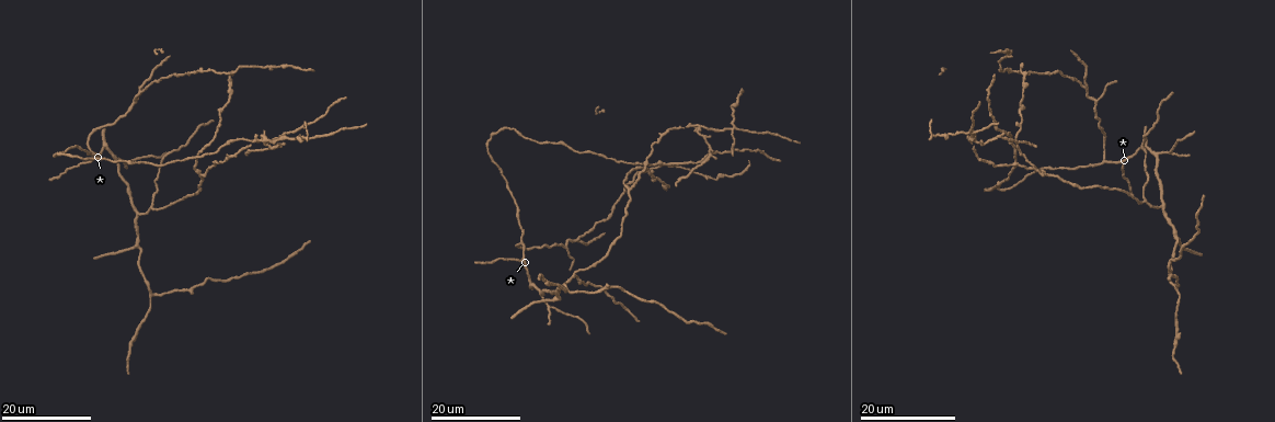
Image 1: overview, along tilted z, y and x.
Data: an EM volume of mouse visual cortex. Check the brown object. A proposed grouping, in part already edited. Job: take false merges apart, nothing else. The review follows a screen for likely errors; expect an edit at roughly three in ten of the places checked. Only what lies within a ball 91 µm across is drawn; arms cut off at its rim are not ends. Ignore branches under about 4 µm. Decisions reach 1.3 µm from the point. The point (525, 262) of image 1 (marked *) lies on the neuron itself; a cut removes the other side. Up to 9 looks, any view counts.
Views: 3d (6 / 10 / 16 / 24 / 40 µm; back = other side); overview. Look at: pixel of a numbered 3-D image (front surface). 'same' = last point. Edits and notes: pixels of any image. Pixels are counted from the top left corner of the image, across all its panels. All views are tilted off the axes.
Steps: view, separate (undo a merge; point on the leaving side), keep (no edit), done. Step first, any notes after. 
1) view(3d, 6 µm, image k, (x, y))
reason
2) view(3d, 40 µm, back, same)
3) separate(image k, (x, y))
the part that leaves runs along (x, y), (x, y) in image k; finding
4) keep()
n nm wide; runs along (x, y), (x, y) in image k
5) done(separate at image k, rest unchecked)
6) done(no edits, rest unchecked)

view(3d, 16 µm, image 1, (579, 270))
sudden change in width

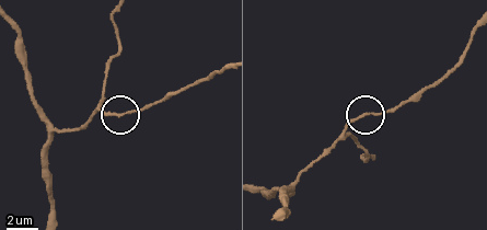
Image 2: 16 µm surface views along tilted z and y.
view(3d, 10 µm, image 2, (111, 112))
closer look

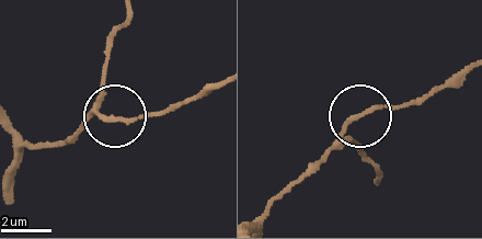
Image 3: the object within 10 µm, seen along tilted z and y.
view(3d, 6 µm, image 3, (359, 115))

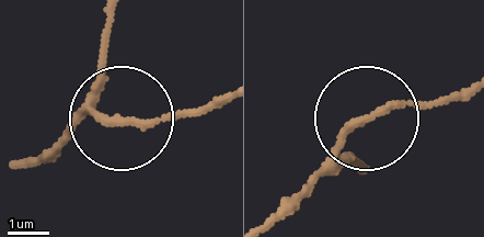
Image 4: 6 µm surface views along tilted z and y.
keep()
runs along (26, 161), (99, 115), (176, 119), (215, 106) in image 4; all the same neuron

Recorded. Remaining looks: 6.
view(3d, 24 µm, image 1, (151, 295))
a fork

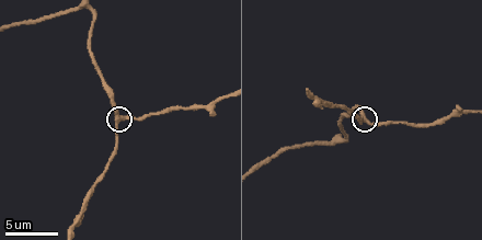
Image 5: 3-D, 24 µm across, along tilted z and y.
view(3d, 10 µm, image 5, (119, 119))

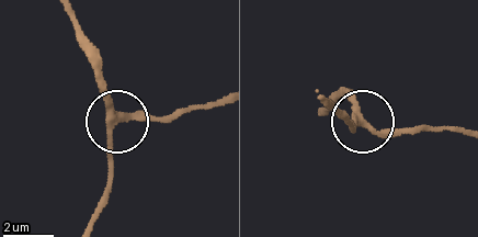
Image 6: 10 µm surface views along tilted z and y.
keep()
3 arms; runs along (71, 21), (113, 119), (110, 200) in image 6; all the same neuron

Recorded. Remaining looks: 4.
view(3d, 16 µm, image 1, (137, 212))
a fork

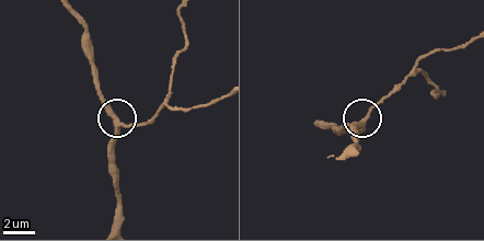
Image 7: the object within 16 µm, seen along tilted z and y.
view(3d, 10 µm, image 7, (122, 125))
zoom in

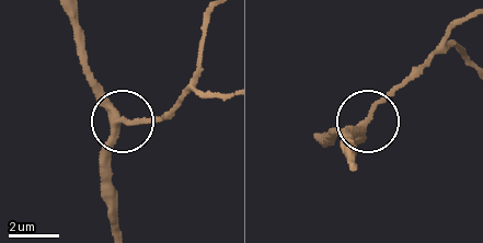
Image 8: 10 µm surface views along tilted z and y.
keep()
runs along (72, 21), (85, 77), (122, 120), (104, 166) in image 8; one neuron here

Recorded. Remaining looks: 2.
view(3d, 16 µm, image 1, (630, 187))
a fork

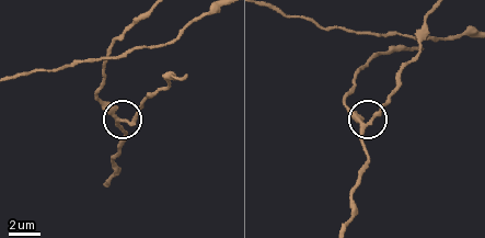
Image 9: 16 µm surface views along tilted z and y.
view(3d, 10 µm, image 9, (364, 125))
closer look

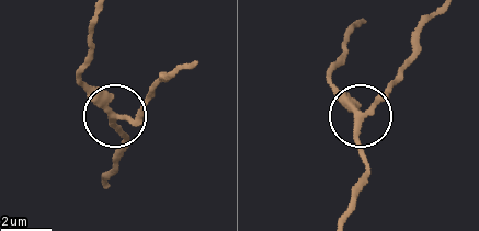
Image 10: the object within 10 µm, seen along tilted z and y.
keep()
side arm 32 µm; runs along (343, 219), (364, 157), (354, 104), (331, 80) in image 10; one neuron here

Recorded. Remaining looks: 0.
done(no edits, rest unchecked)

